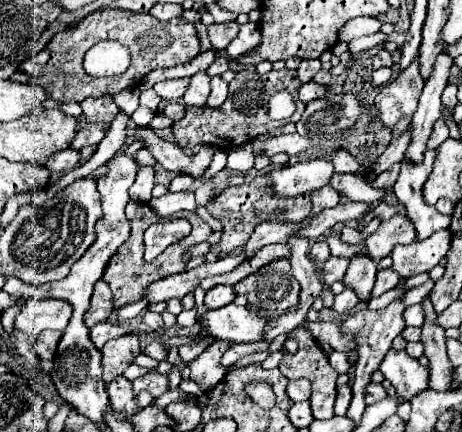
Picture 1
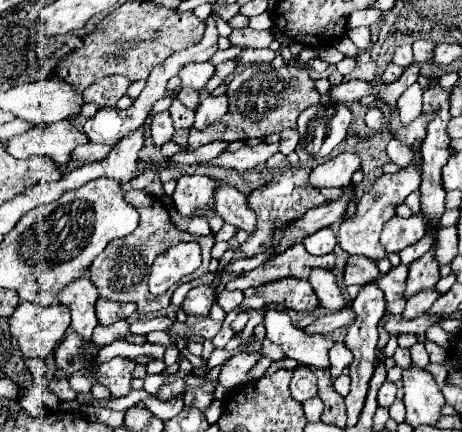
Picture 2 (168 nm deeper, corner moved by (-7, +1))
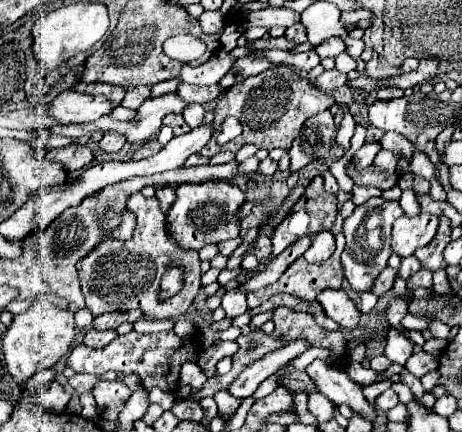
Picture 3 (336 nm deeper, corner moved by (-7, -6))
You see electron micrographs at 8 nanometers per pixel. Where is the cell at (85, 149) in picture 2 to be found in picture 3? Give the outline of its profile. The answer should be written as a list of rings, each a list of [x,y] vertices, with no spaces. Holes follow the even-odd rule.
[[[109,133],[97,143],[99,151],[103,153],[117,153],[123,145],[125,145],[125,137],[121,133]]]

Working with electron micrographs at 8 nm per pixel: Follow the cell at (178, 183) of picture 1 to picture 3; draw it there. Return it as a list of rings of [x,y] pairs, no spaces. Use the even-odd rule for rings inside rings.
[[[207,181],[207,183],[183,183],[175,189],[177,199],[173,201],[167,223],[171,237],[187,249],[201,249],[207,243],[219,243],[225,239],[235,239],[239,235],[237,209],[245,201],[245,193],[225,181]]]

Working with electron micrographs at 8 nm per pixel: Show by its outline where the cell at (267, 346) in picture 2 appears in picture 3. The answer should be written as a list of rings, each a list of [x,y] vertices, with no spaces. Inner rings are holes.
[[[295,339],[287,345],[281,347],[281,351],[271,351],[267,353],[263,359],[251,363],[229,387],[229,393],[237,399],[249,397],[255,393],[255,389],[269,377],[273,375],[277,369],[281,369],[285,363],[289,363],[291,359],[299,357],[303,351],[307,351],[311,347],[311,343],[307,343],[307,339]]]

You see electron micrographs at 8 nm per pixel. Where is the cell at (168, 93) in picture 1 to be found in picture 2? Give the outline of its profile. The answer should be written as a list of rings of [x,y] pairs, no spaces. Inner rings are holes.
[[[189,62],[179,70],[181,84],[197,90],[205,88],[205,84],[213,74],[215,74],[215,66],[211,62]]]

